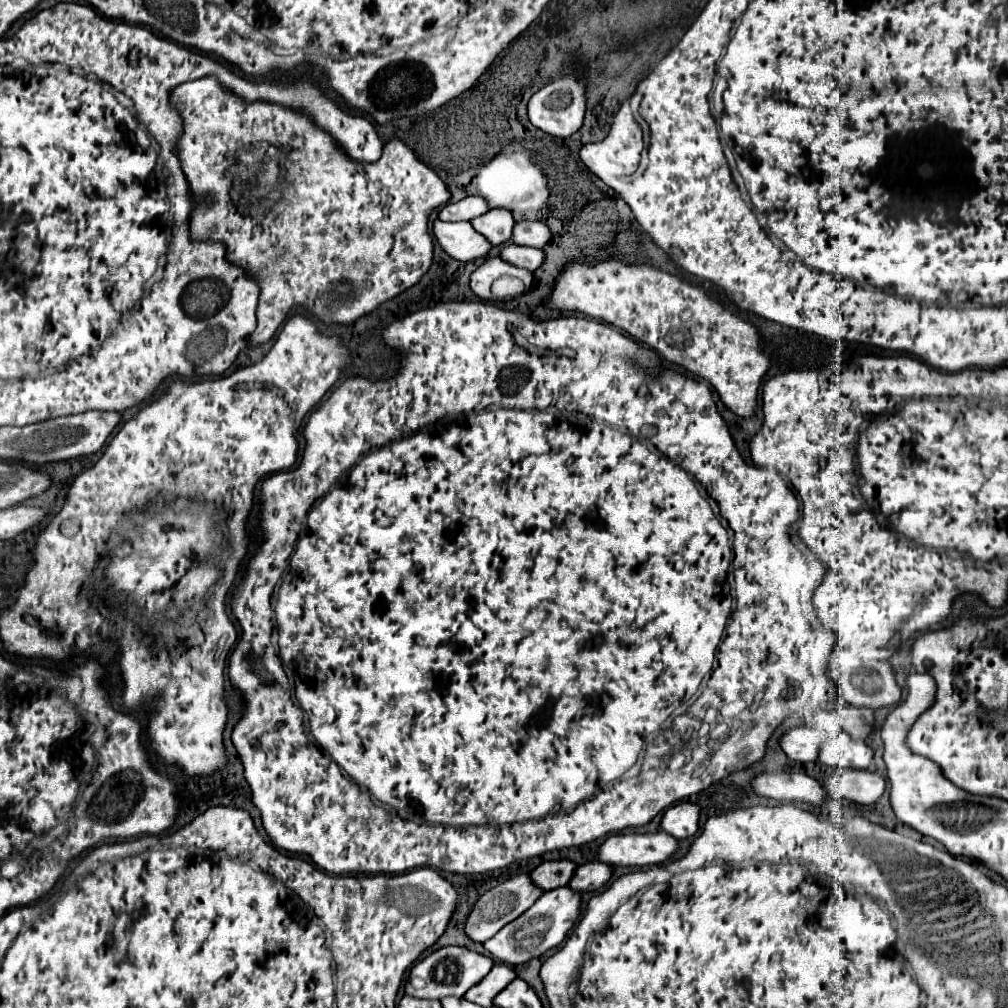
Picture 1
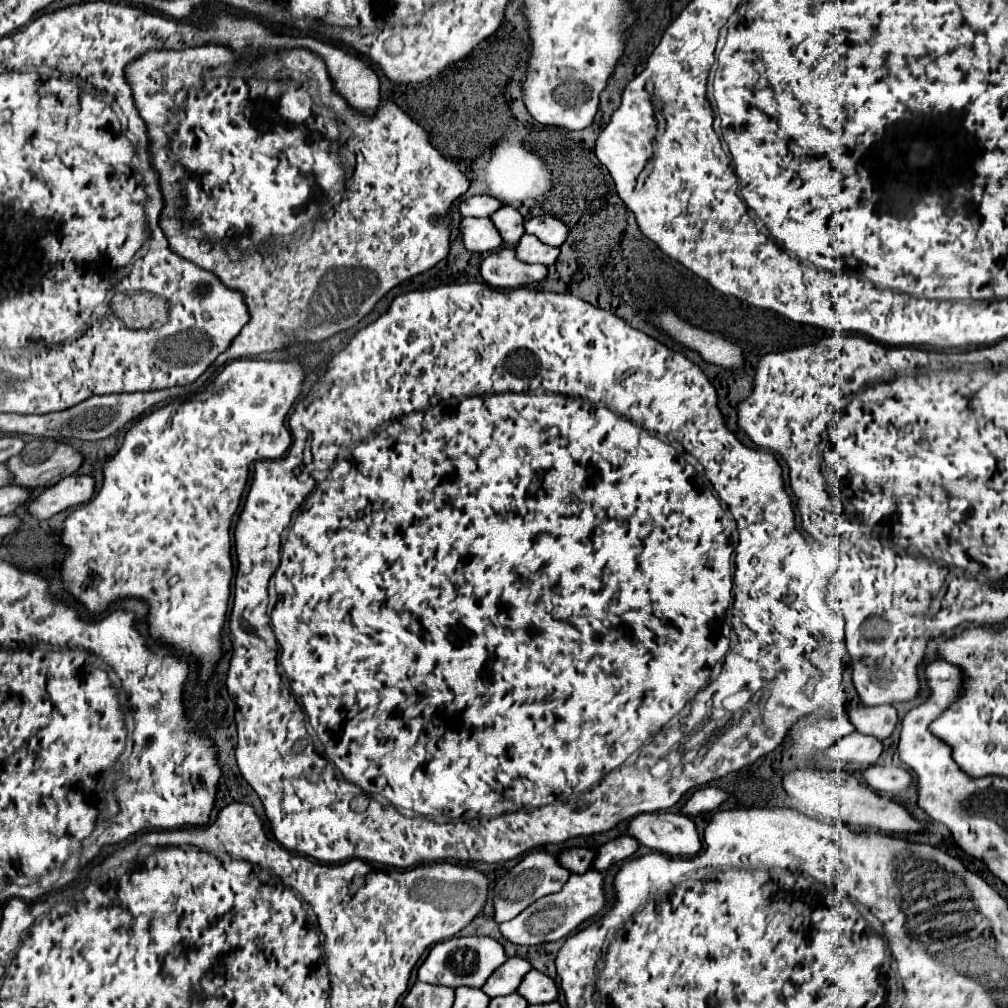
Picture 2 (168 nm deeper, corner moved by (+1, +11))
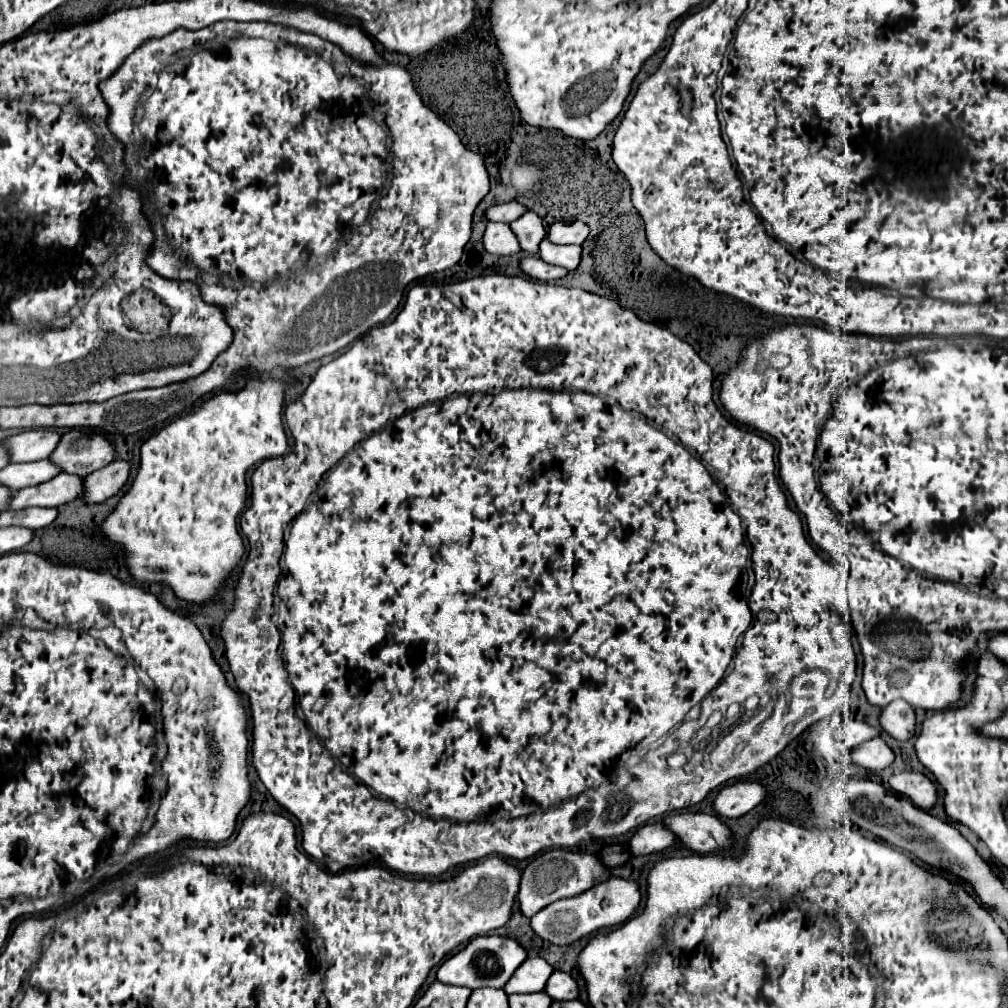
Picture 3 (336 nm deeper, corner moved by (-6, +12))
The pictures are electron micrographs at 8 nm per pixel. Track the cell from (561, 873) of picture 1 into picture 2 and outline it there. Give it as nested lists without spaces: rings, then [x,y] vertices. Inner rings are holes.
[[[571,848],[571,850],[563,850],[559,854],[559,862],[571,870],[571,872],[587,872],[593,866],[595,860],[595,852],[589,848]]]

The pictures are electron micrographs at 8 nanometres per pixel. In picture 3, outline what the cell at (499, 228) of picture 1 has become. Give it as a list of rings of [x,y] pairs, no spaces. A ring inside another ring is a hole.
[[[526,211],[524,215],[520,215],[516,221],[510,223],[514,235],[518,237],[520,247],[530,253],[536,255],[538,253],[538,245],[540,241],[546,237],[546,229],[542,225],[542,219],[534,213],[534,211]]]

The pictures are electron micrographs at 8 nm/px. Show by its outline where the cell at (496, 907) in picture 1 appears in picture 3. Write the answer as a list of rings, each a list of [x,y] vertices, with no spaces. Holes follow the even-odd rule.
[[[564,849],[544,851],[522,871],[520,891],[518,891],[520,911],[524,917],[532,917],[534,913],[538,913],[542,907],[550,905],[552,901],[580,895],[582,891],[592,887],[600,877],[608,877],[608,871],[600,865],[600,859],[596,855],[572,853],[572,851],[564,851]]]

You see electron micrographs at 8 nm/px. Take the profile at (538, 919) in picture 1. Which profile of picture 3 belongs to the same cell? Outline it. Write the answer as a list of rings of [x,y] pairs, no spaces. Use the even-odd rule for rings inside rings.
[[[608,877],[576,897],[560,899],[556,903],[550,903],[548,907],[540,909],[530,919],[530,927],[540,939],[546,939],[554,945],[568,945],[602,927],[624,923],[636,911],[638,905],[640,905],[640,891],[634,881],[626,881],[620,877]]]

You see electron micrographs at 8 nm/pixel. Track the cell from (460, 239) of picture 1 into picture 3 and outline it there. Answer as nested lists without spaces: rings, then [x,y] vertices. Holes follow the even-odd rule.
[[[486,223],[484,231],[484,249],[492,255],[514,255],[520,251],[516,235],[506,223]]]

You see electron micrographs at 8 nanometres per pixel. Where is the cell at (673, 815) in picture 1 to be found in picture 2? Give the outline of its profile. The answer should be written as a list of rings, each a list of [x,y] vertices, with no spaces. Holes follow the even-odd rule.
[[[699,788],[695,790],[695,794],[687,800],[687,804],[683,806],[683,814],[687,816],[699,816],[699,814],[707,814],[707,812],[713,812],[717,810],[725,800],[729,798],[729,794],[725,790],[719,790],[719,788]]]

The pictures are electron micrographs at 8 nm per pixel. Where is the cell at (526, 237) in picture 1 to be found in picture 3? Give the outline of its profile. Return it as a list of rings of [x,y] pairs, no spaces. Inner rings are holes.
[[[582,221],[570,223],[554,223],[548,229],[548,239],[556,245],[582,245],[588,237],[588,225]]]

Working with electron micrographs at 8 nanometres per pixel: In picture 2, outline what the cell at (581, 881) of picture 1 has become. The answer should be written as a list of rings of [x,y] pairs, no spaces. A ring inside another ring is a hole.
[[[619,836],[607,844],[603,844],[597,852],[597,858],[593,862],[595,870],[607,870],[615,862],[621,862],[629,856],[633,856],[639,848],[639,842],[633,836]]]

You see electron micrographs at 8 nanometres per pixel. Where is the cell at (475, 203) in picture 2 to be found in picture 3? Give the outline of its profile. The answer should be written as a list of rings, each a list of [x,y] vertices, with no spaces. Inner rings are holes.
[[[510,201],[510,203],[498,203],[486,209],[486,219],[488,221],[502,221],[502,223],[510,223],[516,217],[520,217],[526,211],[524,205],[520,205],[518,201]]]

